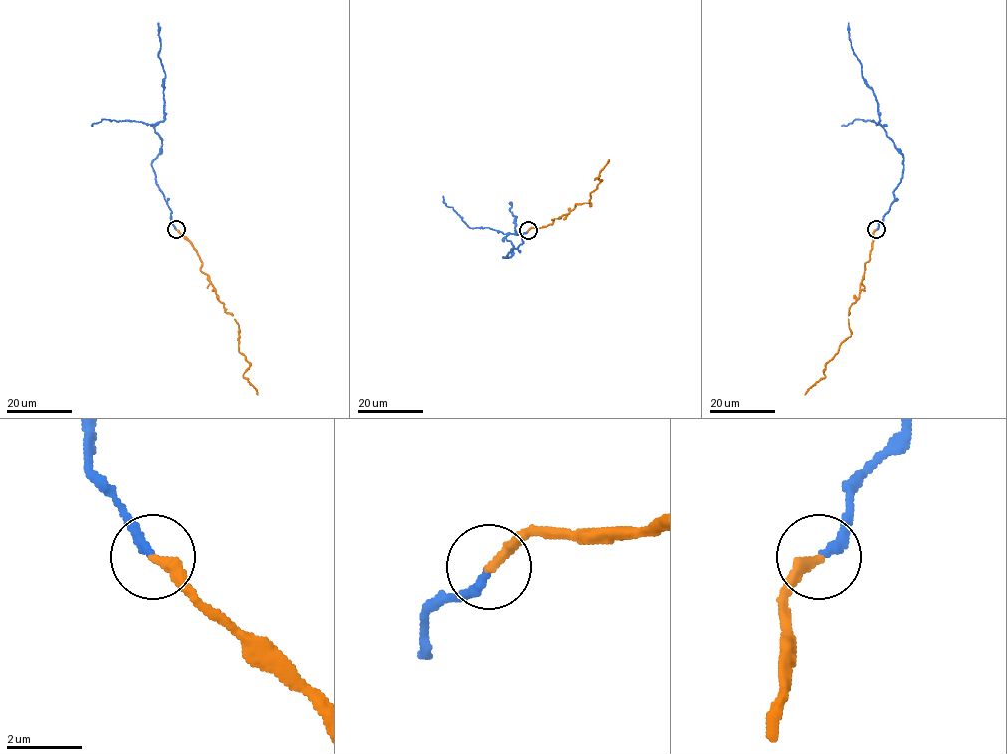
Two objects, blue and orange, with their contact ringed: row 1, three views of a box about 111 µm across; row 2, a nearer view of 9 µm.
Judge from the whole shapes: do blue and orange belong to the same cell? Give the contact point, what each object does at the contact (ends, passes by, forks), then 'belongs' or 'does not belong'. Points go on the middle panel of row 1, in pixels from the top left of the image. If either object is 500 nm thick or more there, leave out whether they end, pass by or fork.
(528, 230) | blue ends | orange ends | belongs

